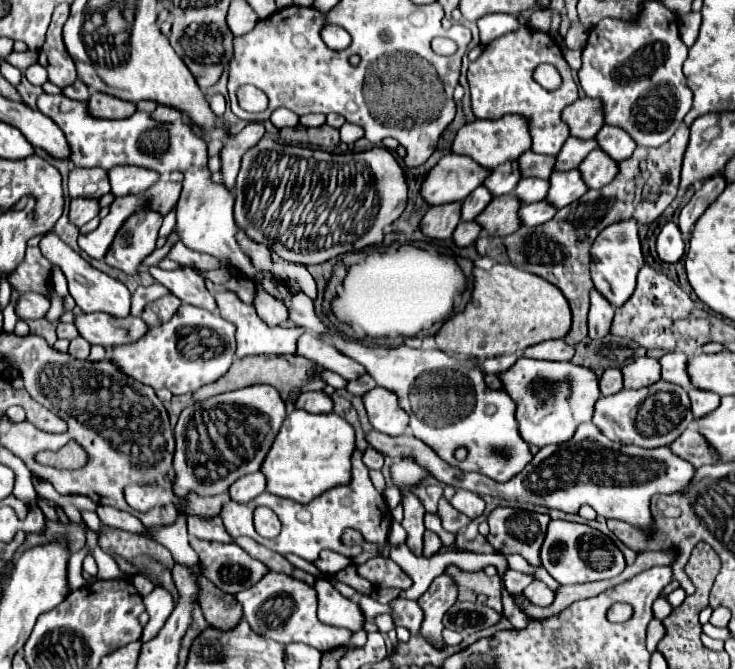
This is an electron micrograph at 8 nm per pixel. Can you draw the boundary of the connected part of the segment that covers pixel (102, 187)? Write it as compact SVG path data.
M73 167L69 171L69 197L95 197L99 199L101 195L109 193L109 179L105 169L79 169Z

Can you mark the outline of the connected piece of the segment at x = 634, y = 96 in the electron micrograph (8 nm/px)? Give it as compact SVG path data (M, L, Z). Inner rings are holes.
M647 1L637 23L625 23L625 21L617 21L617 19L601 19L601 23L591 29L589 39L587 39L587 45L585 45L585 49L583 49L583 65L581 65L581 69L579 69L579 85L583 87L583 91L585 91L587 97L601 99L603 111L605 111L605 123L607 123L607 125L621 127L623 131L627 131L627 133L631 135L631 139L633 139L637 145L643 145L643 147L659 147L659 145L663 145L665 141L671 139L671 135L677 131L679 123L683 121L685 113L687 113L689 107L691 107L691 91L689 91L689 87L687 87L687 91L685 91L685 75L683 75L683 71L681 71L681 65L683 65L683 59L685 59L685 57L687 57L687 47L683 45L683 41L681 41L681 37L679 37L677 17L675 17L663 3L659 3L659 1Z

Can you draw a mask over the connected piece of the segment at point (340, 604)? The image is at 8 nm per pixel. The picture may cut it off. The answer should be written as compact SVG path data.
M317 579L315 591L318 598L318 619L321 623L329 623L333 627L345 627L349 631L363 629L365 615L357 603L343 597L329 581Z

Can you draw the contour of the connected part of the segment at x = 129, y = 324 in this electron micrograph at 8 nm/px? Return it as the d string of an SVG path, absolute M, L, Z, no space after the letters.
M105 313L77 315L75 327L79 335L87 339L91 345L103 345L103 347L133 343L147 331L147 325L139 317L129 315L123 319L117 319Z

